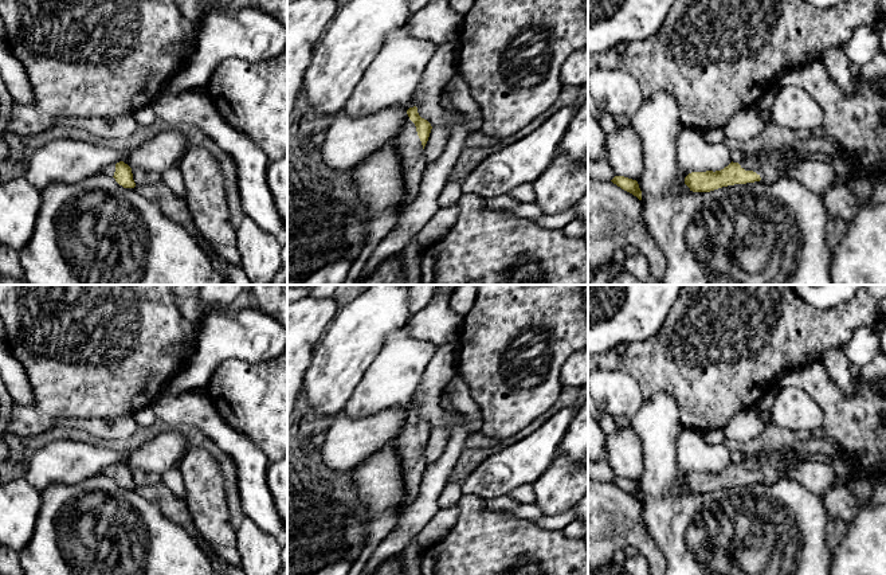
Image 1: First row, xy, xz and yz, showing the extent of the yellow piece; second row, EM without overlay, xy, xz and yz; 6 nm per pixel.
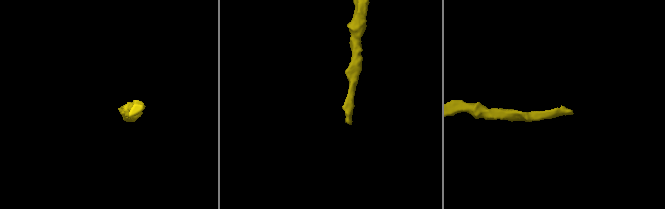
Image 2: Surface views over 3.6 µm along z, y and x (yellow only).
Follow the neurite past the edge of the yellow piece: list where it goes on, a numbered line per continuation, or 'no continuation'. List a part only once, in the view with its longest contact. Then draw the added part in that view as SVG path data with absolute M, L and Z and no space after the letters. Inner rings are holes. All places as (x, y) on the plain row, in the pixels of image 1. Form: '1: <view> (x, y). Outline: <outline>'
1: xz (411, 453). Outline: M409 422L399 438L396 438L399 447L399 458L401 461L401 473L404 480L404 501L399 509L399 520L404 516L405 509L417 497L423 474L427 468L424 459L424 450L417 437L416 427Z

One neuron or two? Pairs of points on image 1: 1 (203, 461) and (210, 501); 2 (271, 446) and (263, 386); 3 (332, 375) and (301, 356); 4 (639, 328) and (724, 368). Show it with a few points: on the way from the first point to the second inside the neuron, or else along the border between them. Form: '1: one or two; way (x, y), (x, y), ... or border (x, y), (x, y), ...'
1: one; way (203, 470), (204, 492)
2: one; way (271, 431), (271, 405), (267, 401)
3: two; border (324, 332), (312, 352), (304, 392)
4: two; border (670, 308), (663, 324), (653, 335), (627, 345)

